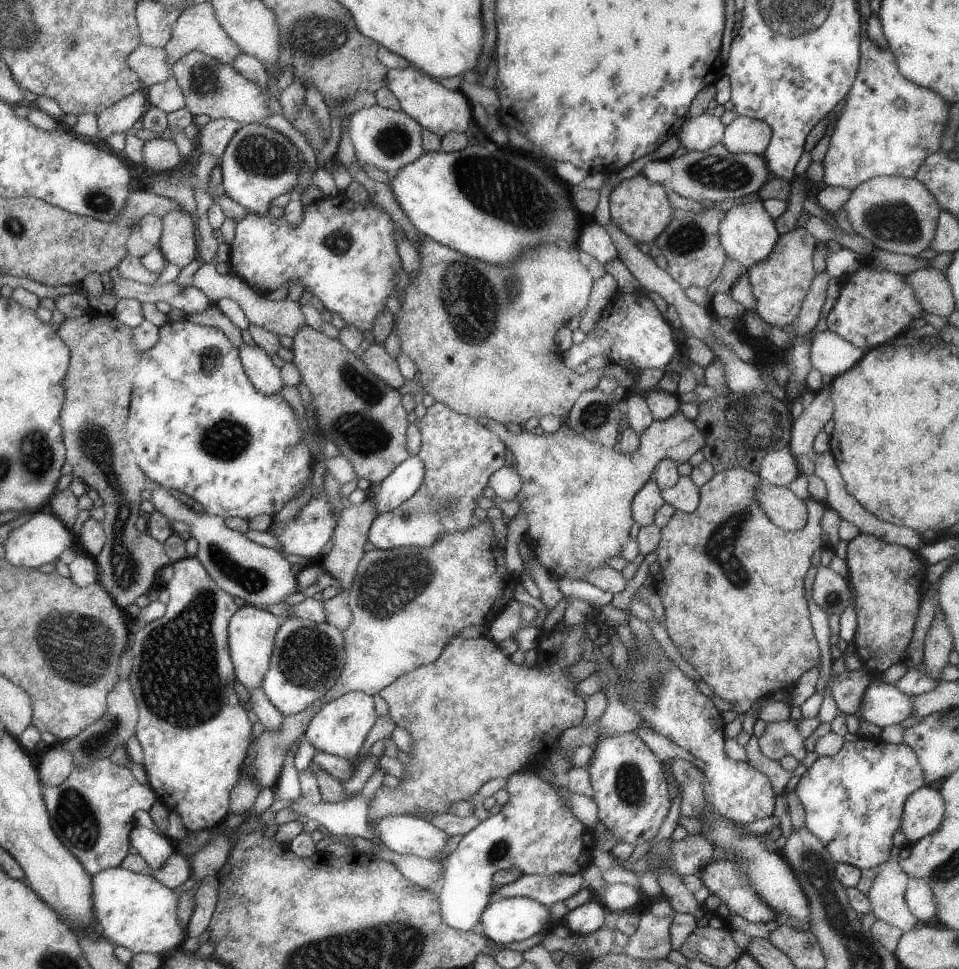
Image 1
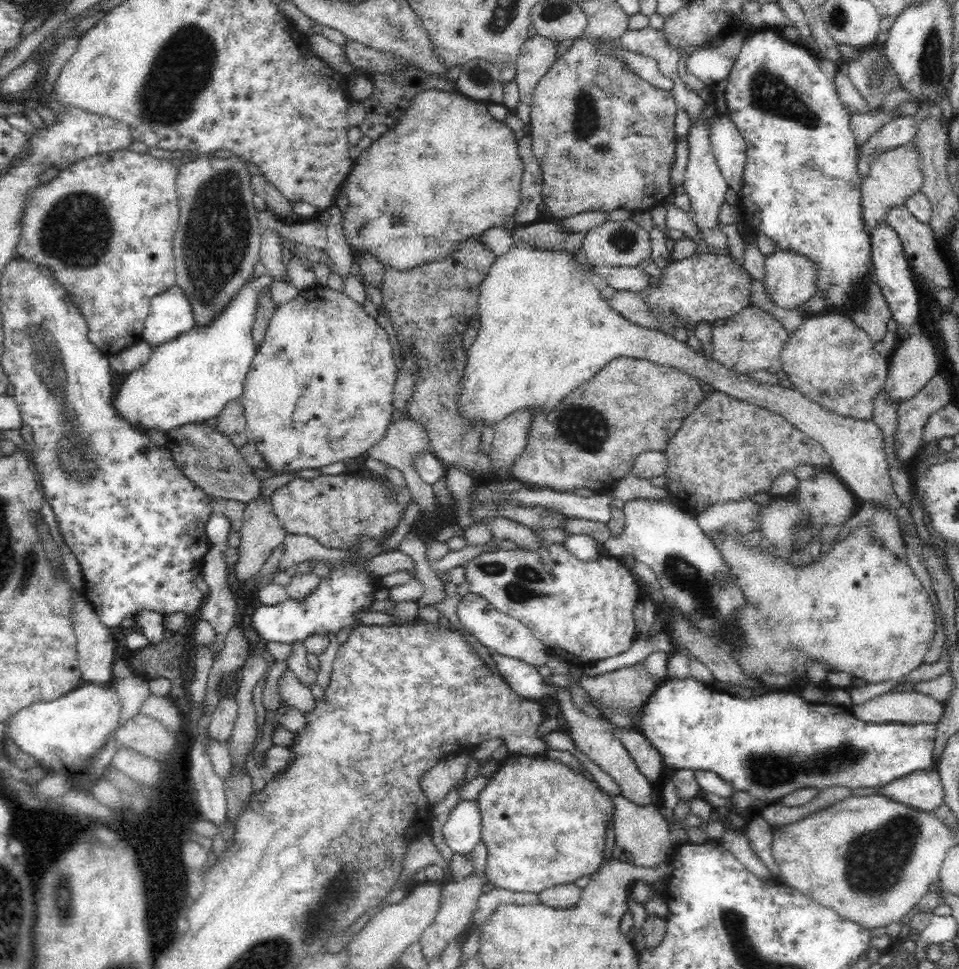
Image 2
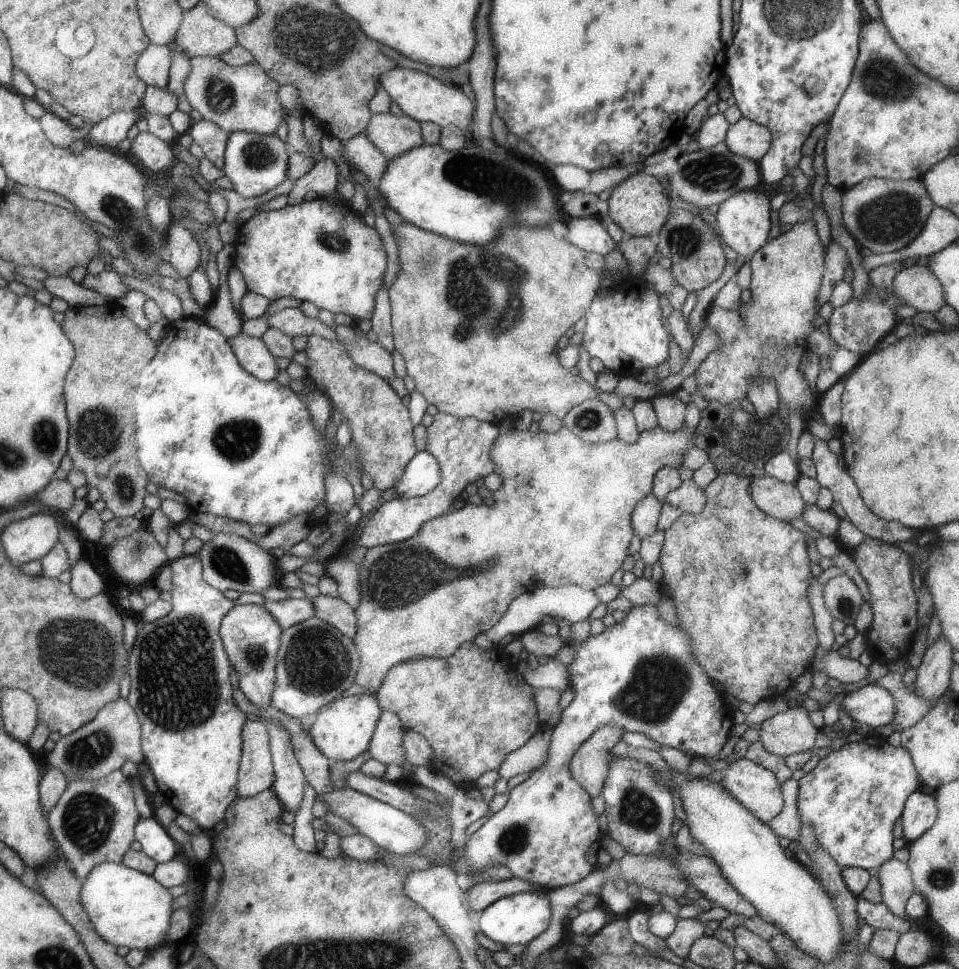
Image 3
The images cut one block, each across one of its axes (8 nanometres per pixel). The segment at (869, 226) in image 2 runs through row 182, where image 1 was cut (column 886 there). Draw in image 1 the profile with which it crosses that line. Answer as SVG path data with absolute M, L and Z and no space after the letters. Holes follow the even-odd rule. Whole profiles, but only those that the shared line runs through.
M888 859L878 866L879 871L872 888L868 891L871 912L902 932L919 925L917 918L910 912L905 894L909 885L909 874L898 861Z

